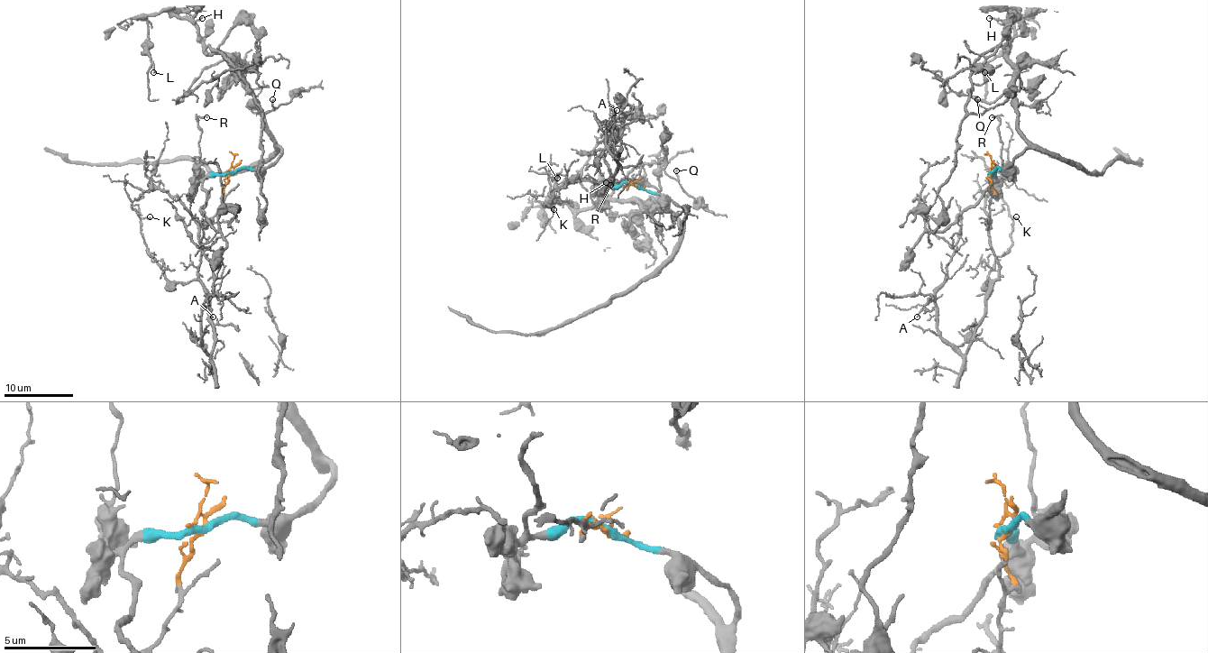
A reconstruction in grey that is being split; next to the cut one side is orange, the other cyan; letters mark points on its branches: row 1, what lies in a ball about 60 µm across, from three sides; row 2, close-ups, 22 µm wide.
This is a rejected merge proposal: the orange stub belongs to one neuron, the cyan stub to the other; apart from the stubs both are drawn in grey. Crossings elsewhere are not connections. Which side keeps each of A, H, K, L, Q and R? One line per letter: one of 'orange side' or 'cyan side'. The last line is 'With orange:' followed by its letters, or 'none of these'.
A: orange side
H: cyan side
K: orange side
L: cyan side
Q: cyan side
R: cyan side
With orange: A, K

